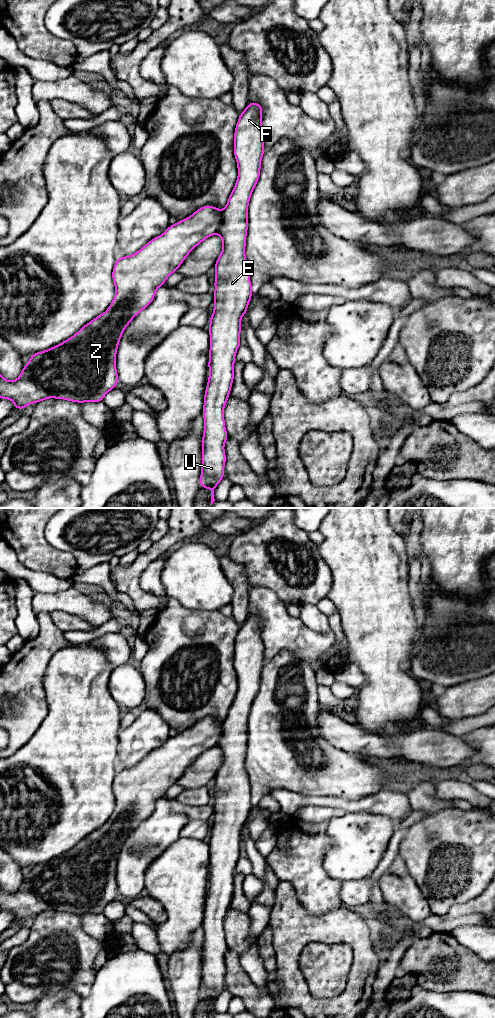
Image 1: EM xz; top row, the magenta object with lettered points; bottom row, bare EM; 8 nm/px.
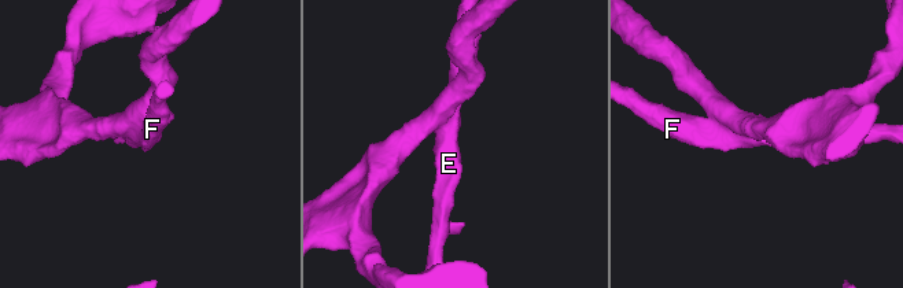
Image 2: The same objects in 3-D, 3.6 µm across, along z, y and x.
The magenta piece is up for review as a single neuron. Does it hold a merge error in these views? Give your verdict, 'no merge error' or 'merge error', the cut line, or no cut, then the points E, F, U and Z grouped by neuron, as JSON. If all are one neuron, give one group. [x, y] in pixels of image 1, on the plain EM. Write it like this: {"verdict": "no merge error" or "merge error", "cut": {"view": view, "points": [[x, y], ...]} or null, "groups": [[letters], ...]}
{"verdict": "no merge error", "cut": null, "groups": [["E", "F", "U", "Z"]]}

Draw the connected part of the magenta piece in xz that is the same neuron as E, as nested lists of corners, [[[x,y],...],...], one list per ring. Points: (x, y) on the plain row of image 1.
[[[248,614],[245,622],[240,625],[234,645],[234,668],[237,673],[238,690],[225,720],[219,722],[211,717],[203,718],[188,730],[170,737],[162,747],[150,752],[135,766],[118,769],[112,783],[112,791],[116,804],[113,813],[104,825],[84,837],[77,845],[64,854],[46,863],[32,866],[28,875],[23,878],[23,882],[17,892],[8,893],[0,886],[0,911],[11,911],[15,921],[25,921],[29,916],[38,915],[48,910],[64,911],[78,915],[103,913],[106,905],[115,901],[119,893],[116,883],[116,865],[125,840],[136,827],[151,816],[155,809],[156,801],[163,798],[167,790],[177,783],[188,766],[206,750],[218,746],[222,751],[223,761],[214,777],[214,823],[210,828],[210,837],[208,840],[210,846],[210,863],[208,869],[209,890],[202,922],[204,944],[202,949],[202,977],[200,988],[200,1000],[209,1000],[211,1002],[211,1016],[215,1013],[214,1002],[224,989],[224,978],[226,974],[224,956],[229,950],[225,940],[224,918],[229,910],[234,891],[233,878],[235,875],[235,867],[241,857],[241,830],[246,826],[248,816],[252,809],[252,798],[249,779],[245,769],[245,758],[248,742],[248,716],[251,706],[259,692],[261,672],[265,664],[262,624],[263,620],[258,615]]]

